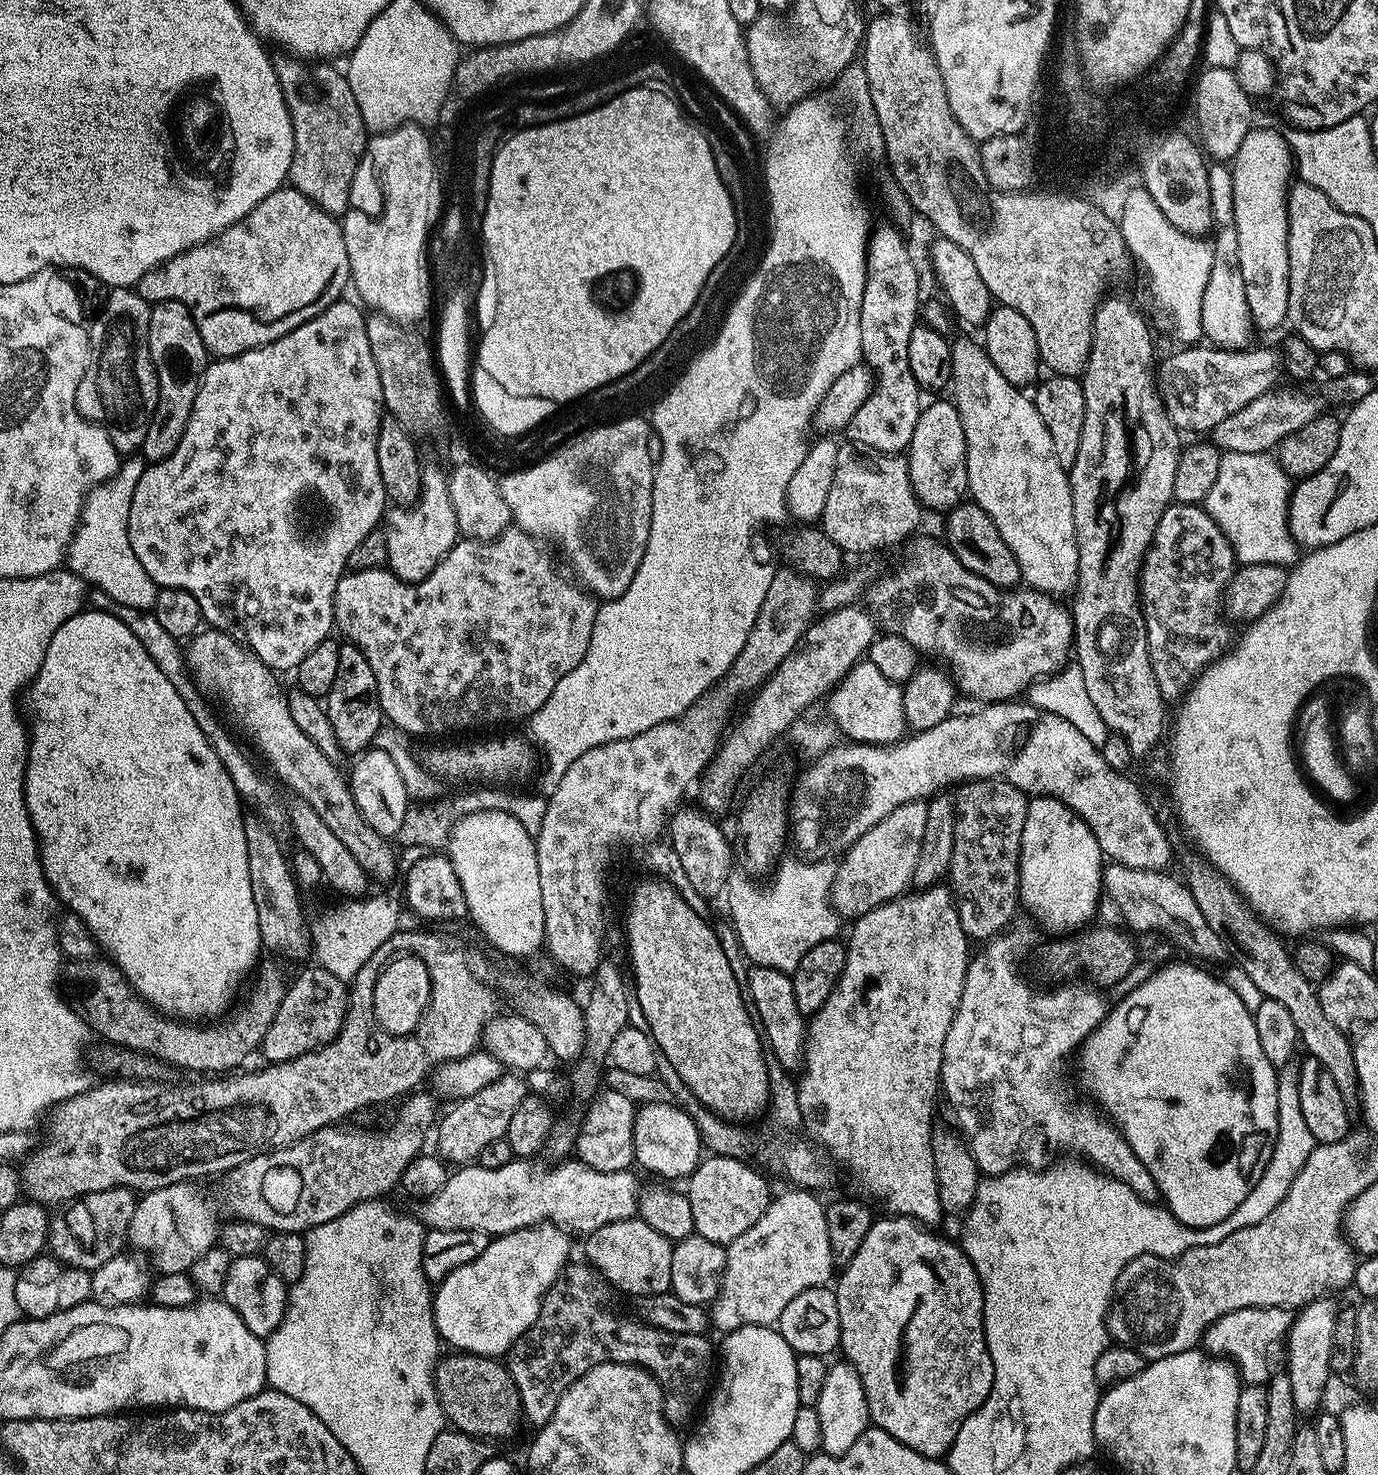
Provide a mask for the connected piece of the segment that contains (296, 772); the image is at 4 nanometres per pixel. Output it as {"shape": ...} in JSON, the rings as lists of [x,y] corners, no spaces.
{"shape":[[[201,630],[191,637],[186,644],[187,668],[193,677],[203,686],[208,686],[218,695],[226,700],[226,704],[231,714],[240,721],[241,726],[250,734],[256,743],[256,748],[268,759],[270,767],[276,771],[277,776],[294,792],[299,799],[310,802],[314,810],[318,810],[318,818],[334,830],[334,835],[338,837],[338,842],[358,858],[358,866],[367,872],[373,881],[392,880],[396,876],[396,856],[392,853],[392,848],[385,837],[379,836],[375,830],[360,817],[358,806],[352,797],[352,789],[349,788],[345,773],[340,773],[336,769],[337,765],[306,734],[302,734],[302,729],[298,722],[294,722],[294,714],[290,714],[286,688],[280,685],[281,677],[268,668],[253,652],[244,647],[235,636],[228,635],[227,632],[217,632],[215,630]]]}

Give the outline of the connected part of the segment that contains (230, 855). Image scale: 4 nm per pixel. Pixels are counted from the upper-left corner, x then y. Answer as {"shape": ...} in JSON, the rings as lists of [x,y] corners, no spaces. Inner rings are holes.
{"shape":[[[82,610],[77,616],[71,616],[66,622],[62,622],[62,626],[58,626],[57,632],[54,633],[54,638],[50,638],[50,646],[46,650],[46,658],[42,662],[38,674],[32,679],[32,683],[26,689],[26,700],[27,696],[29,702],[32,703],[32,720],[30,716],[30,739],[28,742],[28,765],[24,775],[24,797],[26,798],[28,813],[32,815],[32,825],[36,830],[36,839],[40,841],[40,861],[44,867],[44,877],[48,879],[48,885],[55,892],[57,901],[63,907],[65,904],[65,909],[69,913],[84,921],[97,945],[103,951],[104,948],[108,951],[105,952],[107,959],[119,966],[124,977],[130,982],[130,986],[134,986],[134,990],[147,1004],[151,1004],[153,1008],[163,1012],[166,1016],[189,1022],[204,1022],[209,1018],[223,1017],[229,1011],[228,1003],[232,1000],[232,991],[239,986],[240,979],[248,971],[249,975],[257,967],[258,961],[262,956],[262,945],[259,936],[257,907],[254,906],[253,891],[250,890],[246,832],[243,830],[246,808],[242,803],[238,790],[234,786],[234,782],[230,778],[230,774],[226,770],[226,766],[222,766],[218,754],[214,754],[214,746],[210,746],[206,734],[202,734],[202,729],[198,727],[198,722],[194,722],[194,714],[190,714],[190,706],[186,706],[182,696],[178,694],[177,690],[174,690],[171,680],[158,670],[157,663],[154,662],[153,658],[150,658],[145,647],[138,642],[138,638],[134,636],[133,631],[126,626],[125,622],[120,621],[114,614],[93,610]]]}

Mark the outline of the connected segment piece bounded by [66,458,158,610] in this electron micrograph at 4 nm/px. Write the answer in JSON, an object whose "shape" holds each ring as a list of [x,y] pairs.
{"shape":[[[125,459],[118,471],[107,482],[89,492],[84,500],[84,509],[80,512],[80,525],[72,536],[72,543],[68,545],[66,568],[76,576],[81,576],[85,585],[105,591],[110,598],[114,598],[115,602],[123,606],[152,610],[156,606],[158,585],[150,578],[150,574],[146,574],[142,562],[138,562],[138,554],[134,554],[134,546],[130,546],[130,534],[128,533],[130,502],[134,498],[134,486],[138,486],[138,478],[142,478],[145,467],[143,459]]]}

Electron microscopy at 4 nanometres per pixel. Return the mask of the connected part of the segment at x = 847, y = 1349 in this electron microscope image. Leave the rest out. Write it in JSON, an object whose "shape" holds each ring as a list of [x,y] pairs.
{"shape":[[[893,1215],[891,1218],[884,1219],[888,1220],[877,1219],[873,1223],[866,1238],[862,1238],[862,1246],[858,1246],[858,1254],[854,1254],[849,1264],[843,1265],[841,1272],[844,1273],[841,1274],[840,1281],[838,1281],[839,1276],[835,1281],[834,1291],[838,1302],[838,1322],[840,1323],[839,1351],[844,1352],[843,1359],[847,1363],[860,1369],[862,1386],[866,1390],[868,1399],[868,1414],[871,1423],[875,1427],[886,1430],[886,1434],[898,1438],[898,1442],[910,1446],[910,1450],[918,1454],[944,1458],[952,1449],[954,1438],[958,1438],[958,1430],[962,1422],[967,1418],[968,1413],[978,1410],[982,1402],[986,1402],[994,1382],[992,1355],[988,1352],[984,1333],[984,1291],[980,1288],[980,1279],[970,1258],[959,1243],[951,1244],[946,1237],[939,1236],[931,1227],[916,1223],[911,1216]]]}

